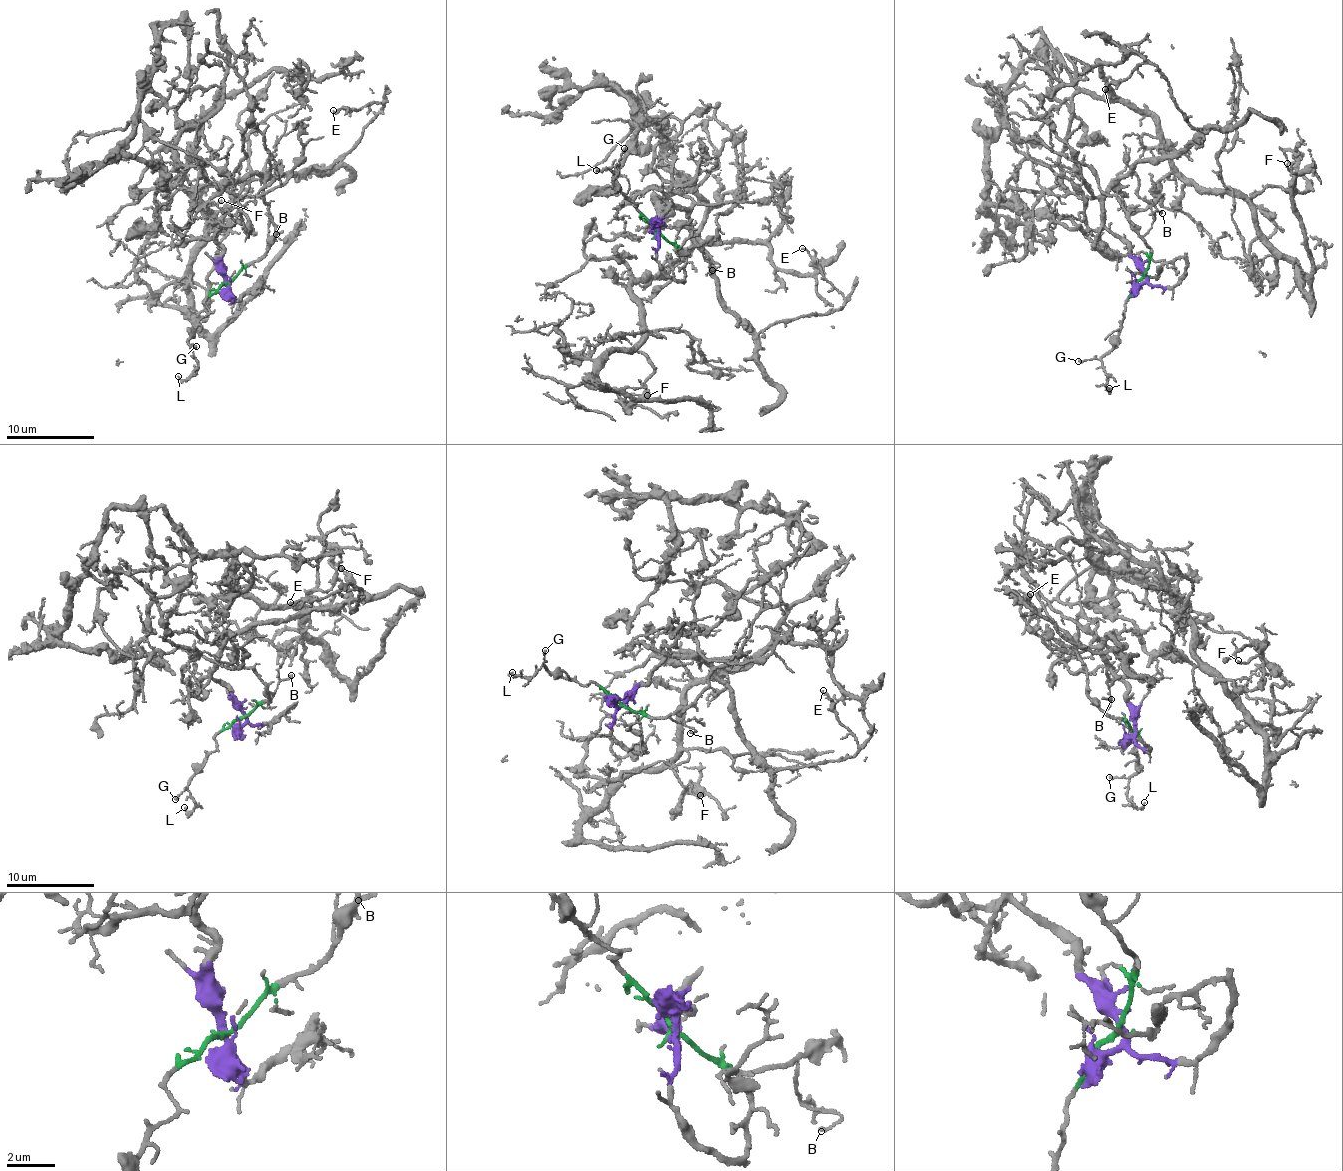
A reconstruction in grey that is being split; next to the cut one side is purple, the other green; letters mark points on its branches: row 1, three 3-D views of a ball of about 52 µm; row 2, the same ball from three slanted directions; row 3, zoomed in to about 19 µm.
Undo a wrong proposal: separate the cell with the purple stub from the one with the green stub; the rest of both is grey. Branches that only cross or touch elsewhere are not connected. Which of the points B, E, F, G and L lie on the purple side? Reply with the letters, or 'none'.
E, F

